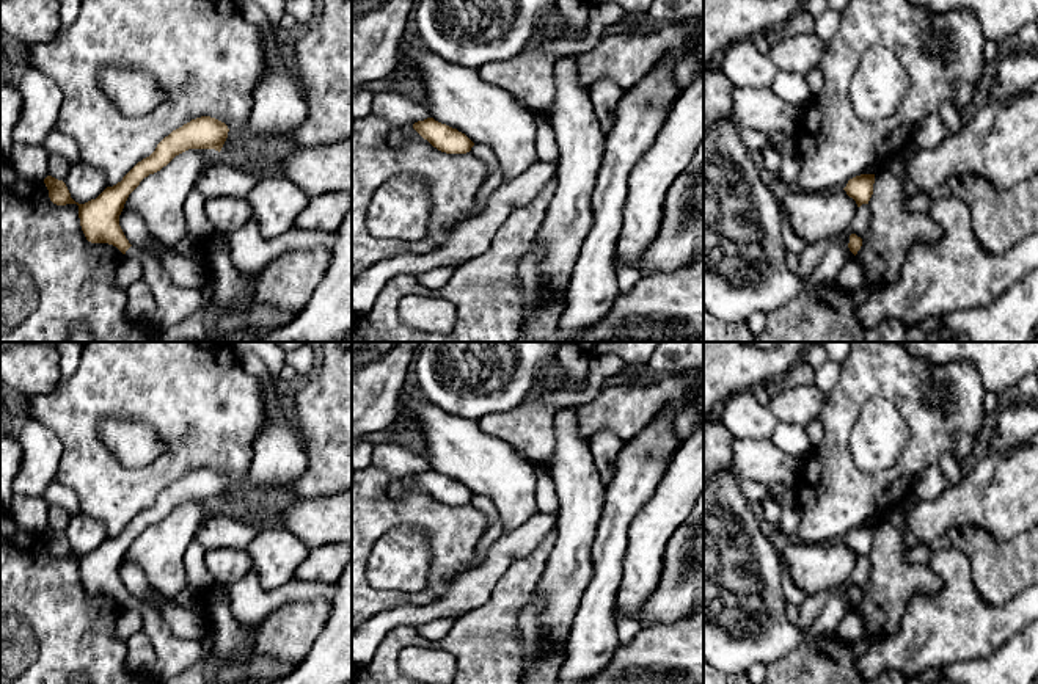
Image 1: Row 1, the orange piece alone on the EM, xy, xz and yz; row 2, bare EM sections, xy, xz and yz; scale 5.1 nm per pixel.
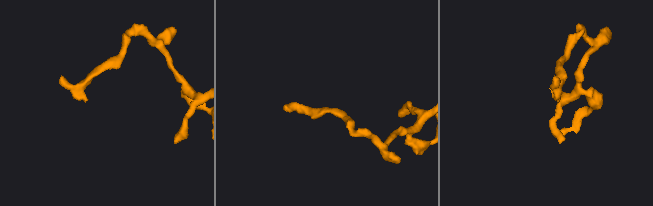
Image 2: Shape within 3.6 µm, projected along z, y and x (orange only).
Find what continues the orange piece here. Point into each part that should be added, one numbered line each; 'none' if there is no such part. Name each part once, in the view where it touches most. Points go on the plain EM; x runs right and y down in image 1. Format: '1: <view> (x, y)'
1: xy (173, 654)

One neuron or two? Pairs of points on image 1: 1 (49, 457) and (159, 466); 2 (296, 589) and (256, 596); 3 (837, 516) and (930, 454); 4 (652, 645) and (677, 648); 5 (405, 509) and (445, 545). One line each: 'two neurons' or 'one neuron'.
1: two neurons
2: one neuron
3: one neuron
4: one neuron
5: one neuron

